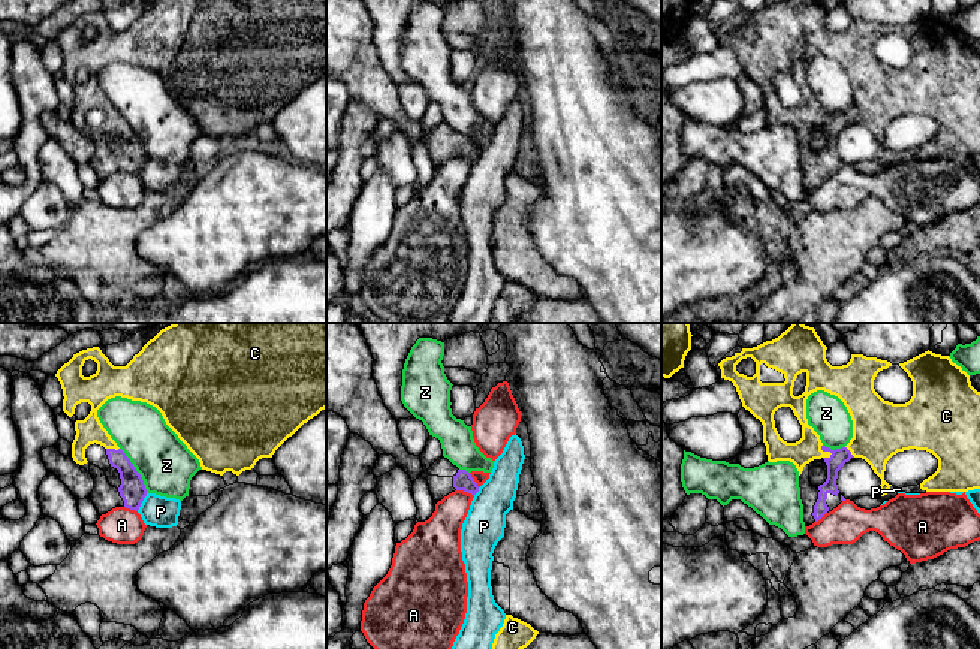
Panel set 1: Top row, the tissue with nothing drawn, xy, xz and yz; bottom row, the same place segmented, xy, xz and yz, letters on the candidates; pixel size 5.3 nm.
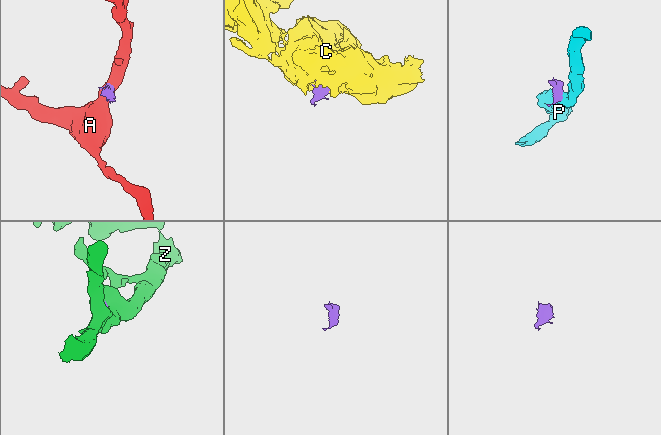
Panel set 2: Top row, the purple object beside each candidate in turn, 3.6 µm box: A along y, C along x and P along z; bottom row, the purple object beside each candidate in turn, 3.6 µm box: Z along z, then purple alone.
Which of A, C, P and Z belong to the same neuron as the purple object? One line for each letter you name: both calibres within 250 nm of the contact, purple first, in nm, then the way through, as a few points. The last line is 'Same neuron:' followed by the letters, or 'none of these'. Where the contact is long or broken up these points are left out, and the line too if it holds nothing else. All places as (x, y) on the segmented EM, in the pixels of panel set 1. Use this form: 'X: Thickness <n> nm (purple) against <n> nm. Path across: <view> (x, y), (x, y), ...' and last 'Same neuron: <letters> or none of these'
C: Thickness 90 nm (purple) against 220 nm
Same neuron: C

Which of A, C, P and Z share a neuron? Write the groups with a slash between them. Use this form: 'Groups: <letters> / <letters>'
Groups: A / C / P / Z

